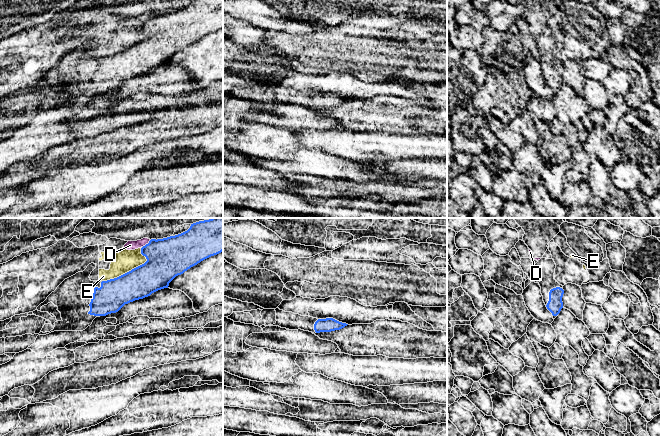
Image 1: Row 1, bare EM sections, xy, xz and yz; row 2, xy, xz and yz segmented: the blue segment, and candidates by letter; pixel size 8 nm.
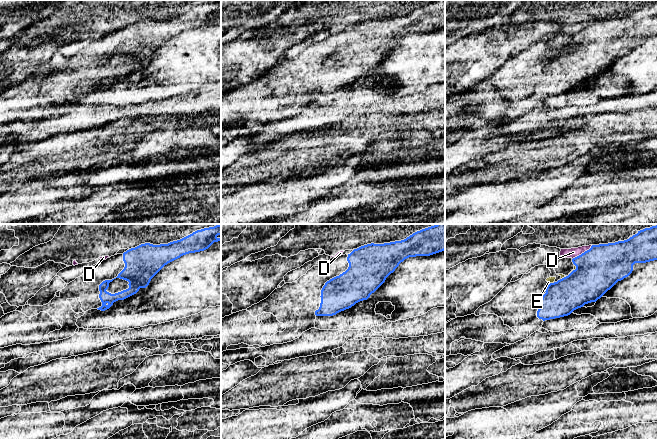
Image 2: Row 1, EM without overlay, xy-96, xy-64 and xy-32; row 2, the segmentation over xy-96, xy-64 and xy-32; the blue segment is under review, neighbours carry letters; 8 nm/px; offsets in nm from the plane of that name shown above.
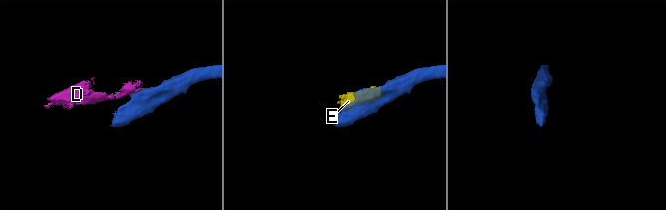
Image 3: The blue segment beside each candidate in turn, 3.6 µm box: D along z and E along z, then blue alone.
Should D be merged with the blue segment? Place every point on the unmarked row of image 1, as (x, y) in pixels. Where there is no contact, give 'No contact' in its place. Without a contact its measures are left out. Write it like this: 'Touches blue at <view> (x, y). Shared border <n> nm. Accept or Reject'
Touches blue at xy (146, 20). Shared border 90 nm. Reject

